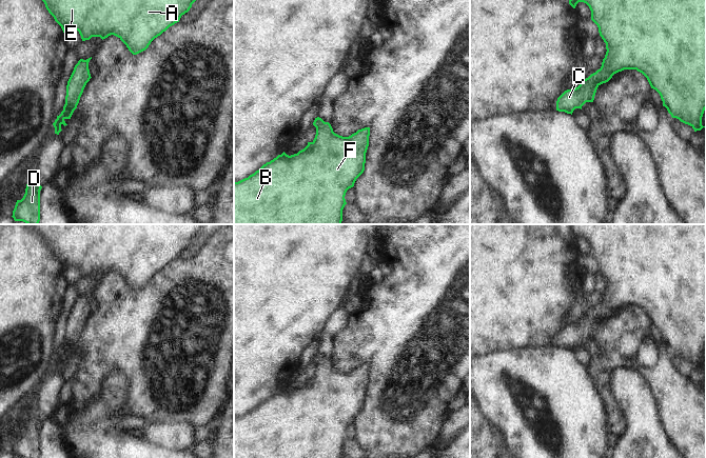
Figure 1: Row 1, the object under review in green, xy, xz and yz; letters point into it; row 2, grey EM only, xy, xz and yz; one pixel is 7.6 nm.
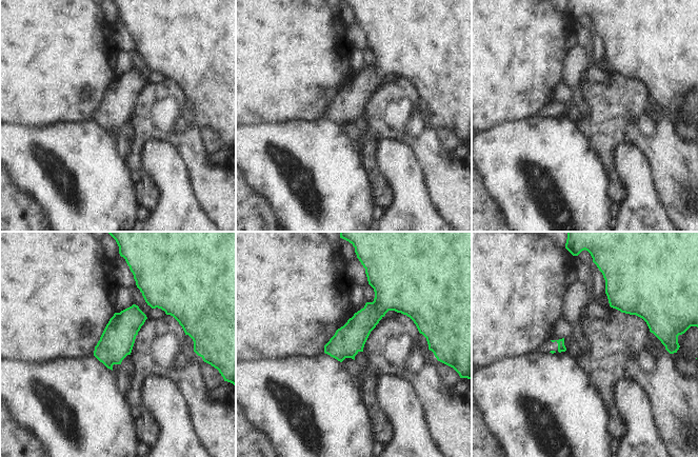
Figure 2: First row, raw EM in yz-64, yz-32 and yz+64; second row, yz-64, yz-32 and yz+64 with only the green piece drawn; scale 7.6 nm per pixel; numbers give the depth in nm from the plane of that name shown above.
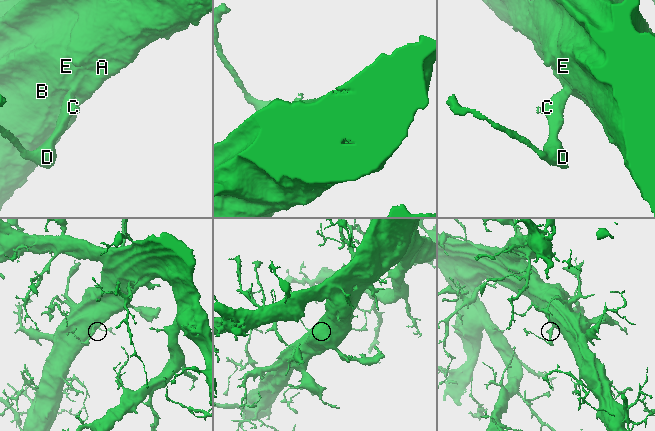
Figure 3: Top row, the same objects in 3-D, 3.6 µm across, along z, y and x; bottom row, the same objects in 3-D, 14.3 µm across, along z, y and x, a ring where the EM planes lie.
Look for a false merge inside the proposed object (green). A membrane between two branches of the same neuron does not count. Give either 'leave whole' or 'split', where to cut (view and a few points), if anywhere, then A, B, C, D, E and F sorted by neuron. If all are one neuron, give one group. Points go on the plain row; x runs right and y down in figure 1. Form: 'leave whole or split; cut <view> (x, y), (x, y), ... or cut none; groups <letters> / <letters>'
leave whole; cut none; groups A B C D E F

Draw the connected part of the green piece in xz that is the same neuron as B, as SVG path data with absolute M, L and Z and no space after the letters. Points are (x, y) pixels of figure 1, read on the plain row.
M315 354L316 371L312 378L294 391L285 387L263 400L258 406L234 418L234 458L341 458L345 432L364 409L369 382L370 363L358 365L349 373L333 367L329 358Z

